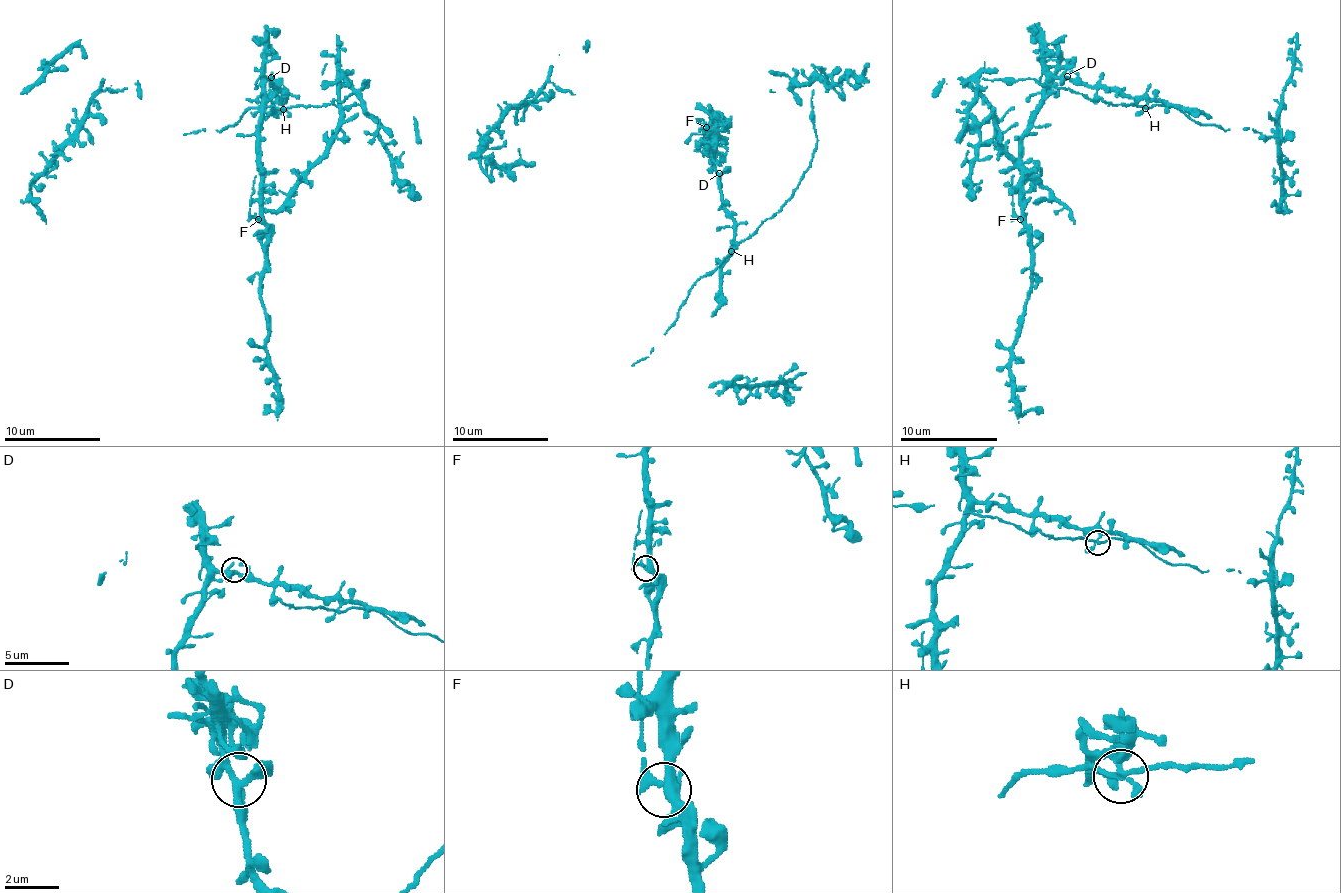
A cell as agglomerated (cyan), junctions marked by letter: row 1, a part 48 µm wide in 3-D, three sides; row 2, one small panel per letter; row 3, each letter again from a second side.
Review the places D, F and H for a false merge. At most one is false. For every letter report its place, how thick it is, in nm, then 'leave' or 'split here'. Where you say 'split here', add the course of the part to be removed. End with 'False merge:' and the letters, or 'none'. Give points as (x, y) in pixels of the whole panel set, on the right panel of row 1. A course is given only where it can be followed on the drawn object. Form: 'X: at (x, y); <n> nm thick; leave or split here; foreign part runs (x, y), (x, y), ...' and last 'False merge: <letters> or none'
D: at (1067, 76); 240 nm thick; leave
F: at (1020, 219); 360 nm thick; leave
H: at (1145, 108); 220 nm thick; leave
False merge: none

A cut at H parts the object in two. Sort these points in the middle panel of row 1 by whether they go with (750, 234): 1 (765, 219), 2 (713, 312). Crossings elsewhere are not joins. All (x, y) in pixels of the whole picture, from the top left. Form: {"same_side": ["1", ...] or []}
{"same_side": ["1"]}

